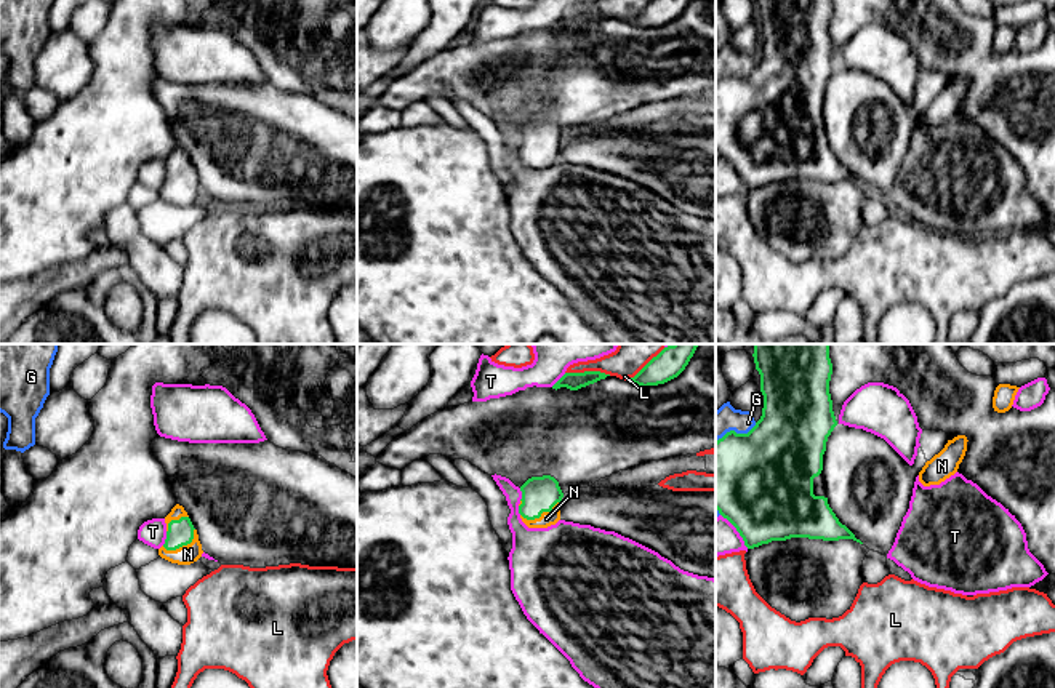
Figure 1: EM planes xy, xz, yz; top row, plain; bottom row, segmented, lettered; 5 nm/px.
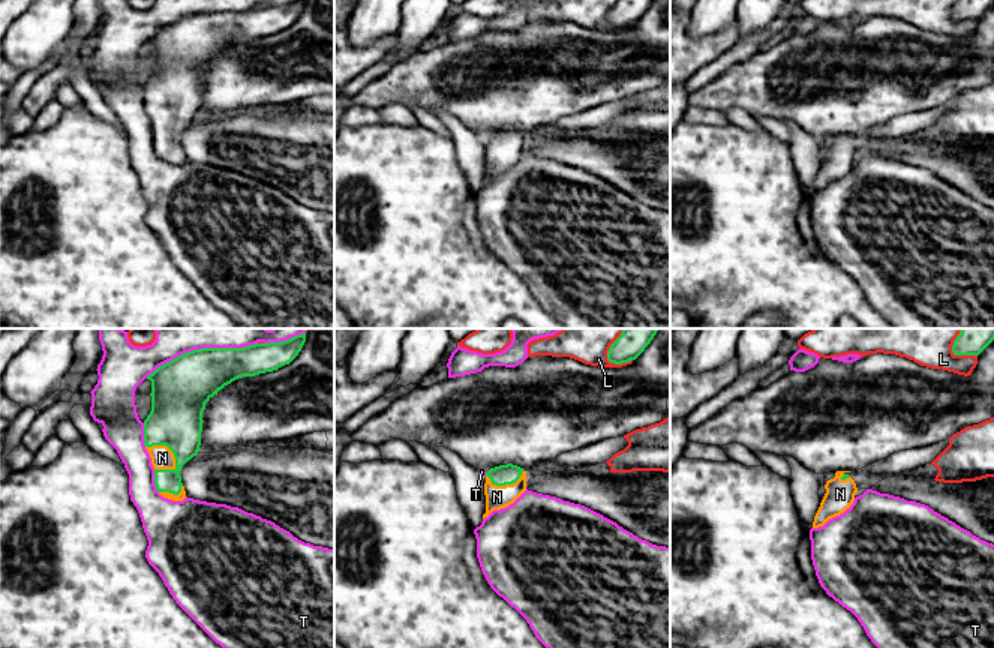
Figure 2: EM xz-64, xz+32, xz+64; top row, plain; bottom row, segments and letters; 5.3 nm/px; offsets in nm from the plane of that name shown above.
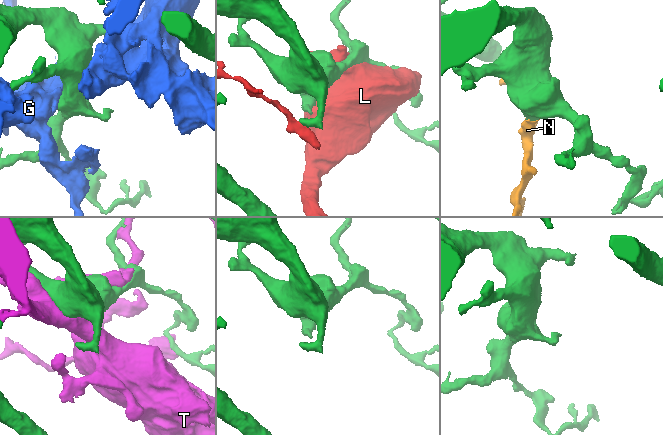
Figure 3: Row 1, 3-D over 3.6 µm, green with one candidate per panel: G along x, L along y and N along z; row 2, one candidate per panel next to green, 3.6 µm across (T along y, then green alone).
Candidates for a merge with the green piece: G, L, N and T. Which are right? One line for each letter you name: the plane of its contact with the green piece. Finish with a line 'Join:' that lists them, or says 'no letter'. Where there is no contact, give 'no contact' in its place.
N: xz
Join: N

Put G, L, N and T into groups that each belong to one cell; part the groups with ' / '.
G / L / N / T

